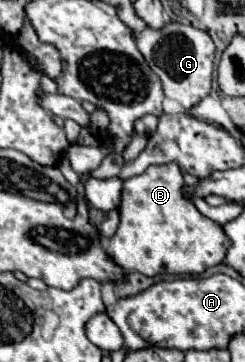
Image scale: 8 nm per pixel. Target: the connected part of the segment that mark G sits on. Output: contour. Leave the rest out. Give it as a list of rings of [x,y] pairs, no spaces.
[[[167,22],[161,30],[145,28],[137,36],[137,46],[139,52],[145,56],[149,68],[155,72],[155,76],[159,76],[165,98],[171,98],[185,110],[189,110],[211,92],[215,46],[209,34],[205,34],[203,30],[179,22]]]

